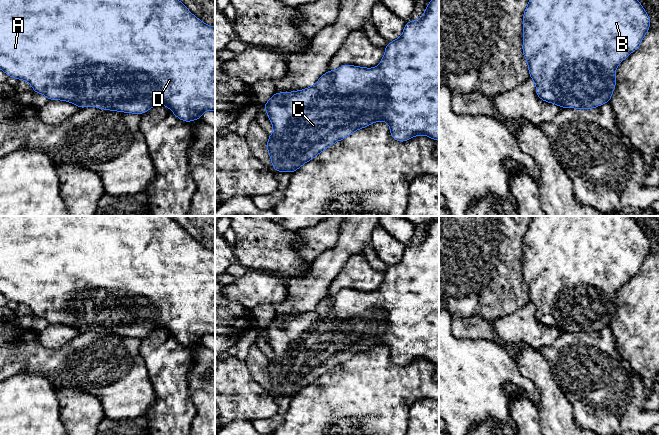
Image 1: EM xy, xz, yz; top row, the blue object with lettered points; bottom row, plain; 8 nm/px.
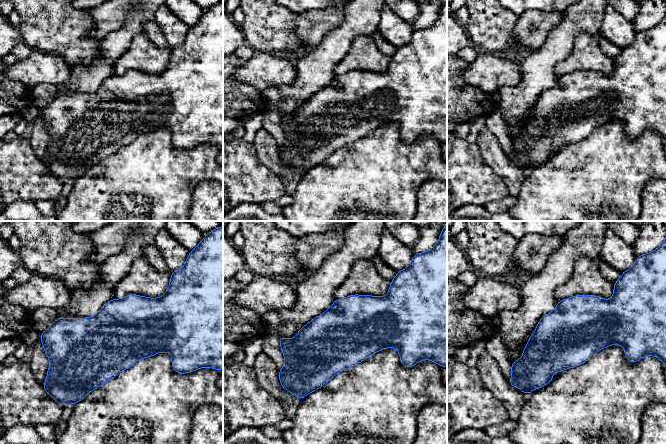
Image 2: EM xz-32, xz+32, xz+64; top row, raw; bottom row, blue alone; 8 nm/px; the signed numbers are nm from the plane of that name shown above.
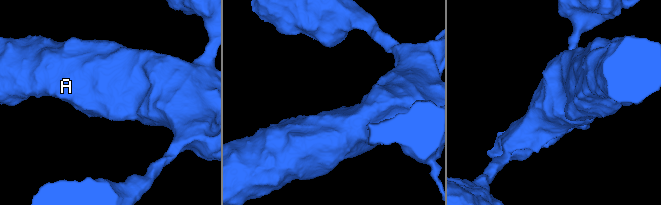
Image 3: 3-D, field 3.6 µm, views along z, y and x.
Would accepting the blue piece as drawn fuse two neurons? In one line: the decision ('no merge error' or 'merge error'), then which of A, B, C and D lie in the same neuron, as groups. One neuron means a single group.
no merge error; A B C D

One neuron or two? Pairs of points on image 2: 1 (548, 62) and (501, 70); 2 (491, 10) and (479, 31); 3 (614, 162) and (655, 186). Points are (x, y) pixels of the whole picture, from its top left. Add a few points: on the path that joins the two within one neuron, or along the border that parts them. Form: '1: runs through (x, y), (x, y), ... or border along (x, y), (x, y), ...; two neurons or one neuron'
1: border along (520, 64), (521, 79), (514, 85), (505, 86); two neurons
2: runs through (489, 15), (488, 22), (484, 26); one neuron
3: border along (655, 178), (650, 178), (643, 187), (641, 204); two neurons

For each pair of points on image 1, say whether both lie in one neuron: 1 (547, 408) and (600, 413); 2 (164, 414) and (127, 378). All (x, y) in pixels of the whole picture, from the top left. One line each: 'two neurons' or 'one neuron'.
1: two neurons
2: two neurons

